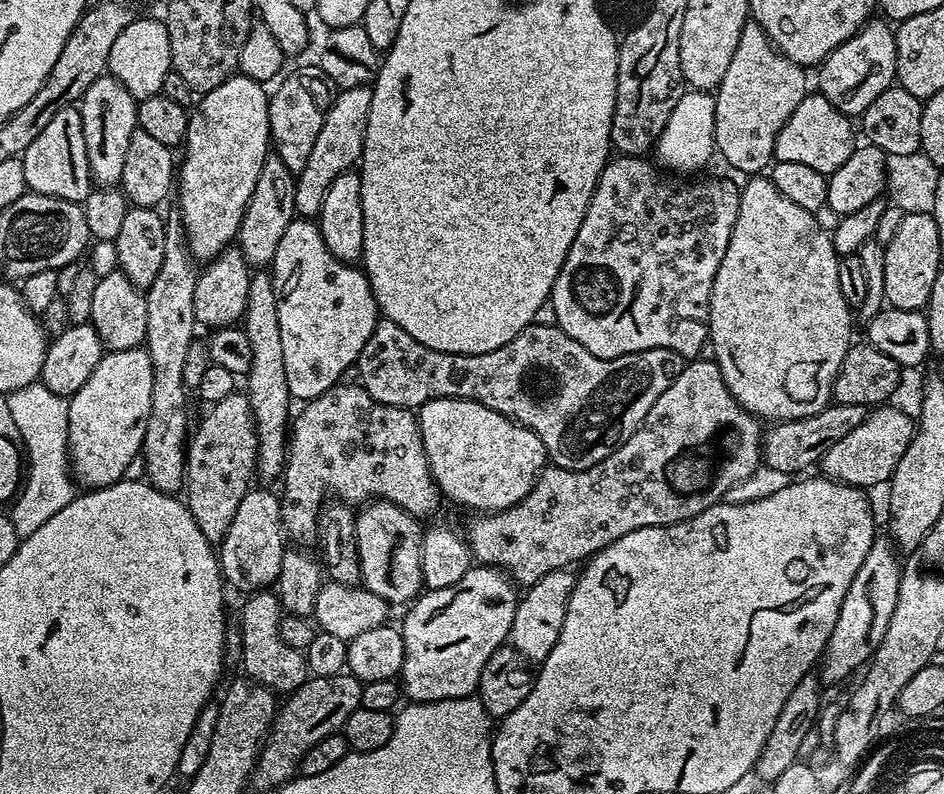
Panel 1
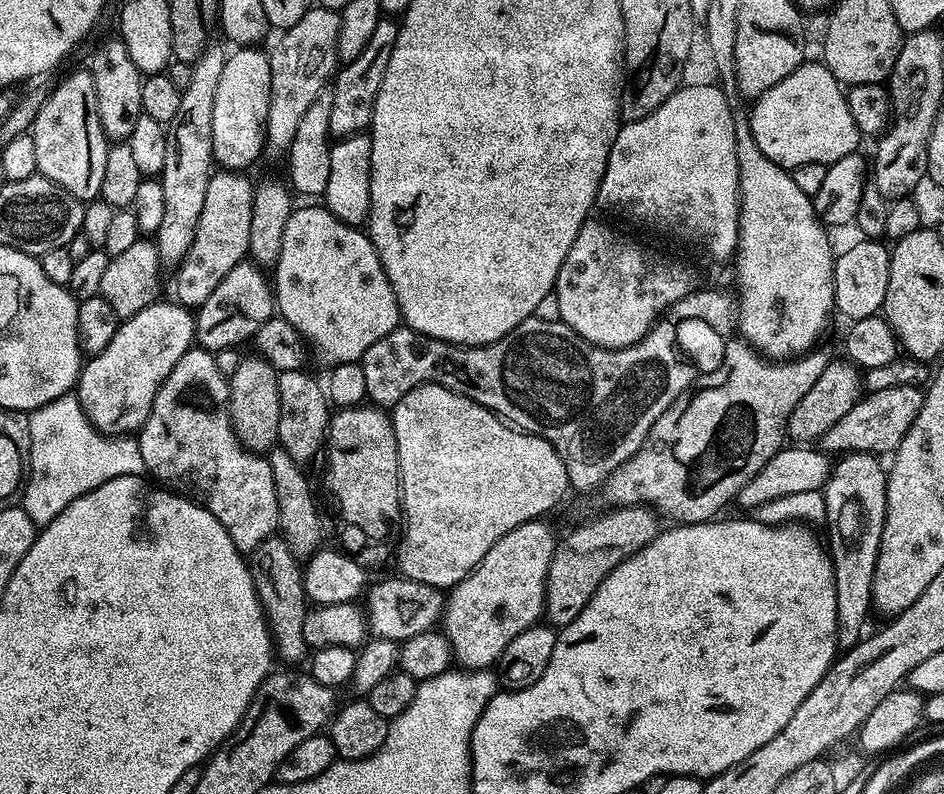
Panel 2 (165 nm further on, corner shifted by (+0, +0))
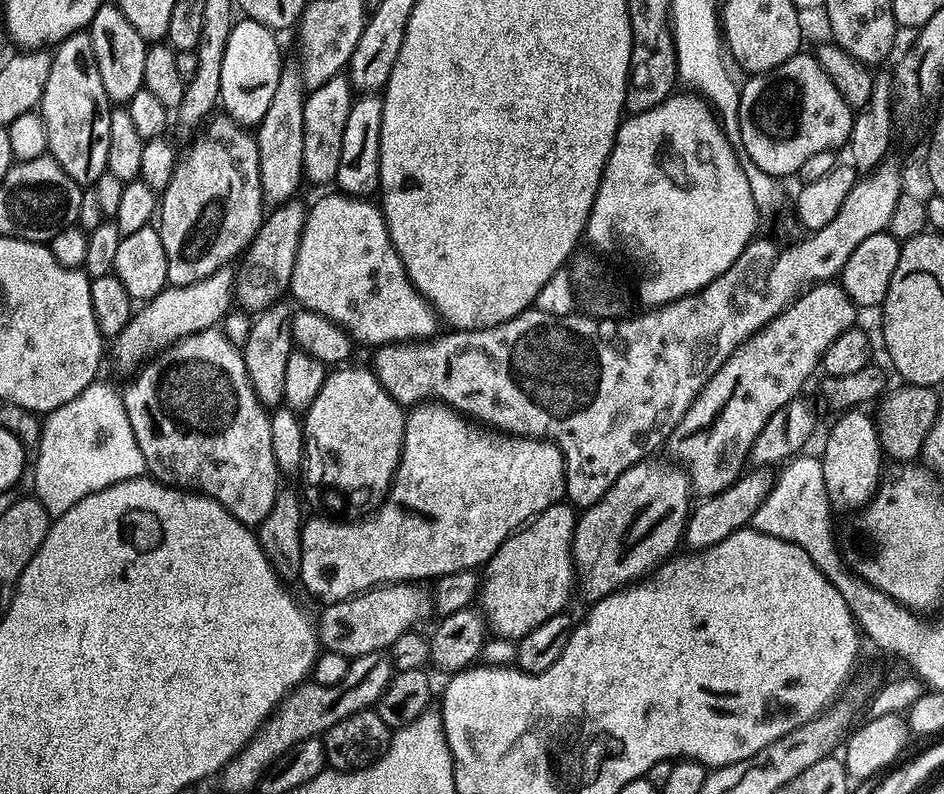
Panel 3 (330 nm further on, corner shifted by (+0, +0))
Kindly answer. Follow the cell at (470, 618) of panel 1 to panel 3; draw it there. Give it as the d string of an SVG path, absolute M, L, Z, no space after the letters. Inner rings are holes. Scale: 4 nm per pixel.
M571 503L552 504L508 536L488 559L488 576L486 572L482 584L482 615L495 635L519 642L530 630L538 630L542 622L569 607L568 599L577 583L576 565L572 562L577 515Z

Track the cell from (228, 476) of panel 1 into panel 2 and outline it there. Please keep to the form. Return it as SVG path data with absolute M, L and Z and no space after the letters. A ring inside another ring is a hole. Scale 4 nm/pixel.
M261 356L244 357L237 373L229 377L228 412L231 414L232 428L240 444L249 452L264 454L277 445L279 405L279 373Z

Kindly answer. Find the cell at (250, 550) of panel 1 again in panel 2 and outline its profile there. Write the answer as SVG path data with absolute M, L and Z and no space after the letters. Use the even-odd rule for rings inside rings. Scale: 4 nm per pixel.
M199 346L189 348L182 358L178 358L174 370L170 370L167 378L160 383L154 406L138 433L138 439L145 469L153 472L161 485L203 504L214 518L218 518L218 522L222 522L222 526L226 526L226 534L230 534L236 549L242 554L250 554L262 546L262 542L277 535L280 526L278 498L274 495L274 474L267 459L245 449L232 428L228 412L228 384L229 377L218 370L213 353Z

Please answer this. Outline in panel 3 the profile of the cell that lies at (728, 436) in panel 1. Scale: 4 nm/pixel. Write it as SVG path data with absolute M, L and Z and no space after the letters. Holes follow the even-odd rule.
M839 282L814 284L801 292L766 327L753 334L708 380L670 437L670 445L676 451L675 459L686 465L690 483L701 497L718 494L739 479L745 471L744 464L749 463L748 455L758 434L762 434L762 426L766 426L766 422L775 412L791 405L791 400L803 390L804 383L811 378L812 371L818 368L830 342L846 334L846 330L857 327L856 315L858 309L855 302Z

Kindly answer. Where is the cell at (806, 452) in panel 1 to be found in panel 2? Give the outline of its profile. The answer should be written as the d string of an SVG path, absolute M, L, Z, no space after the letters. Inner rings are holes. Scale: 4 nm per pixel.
M902 386L890 390L868 392L852 407L850 414L842 414L826 434L818 441L819 451L825 454L847 454L850 452L895 453L896 447L906 438L906 430L914 426L914 418L918 418L918 410L922 410L924 392L917 386Z

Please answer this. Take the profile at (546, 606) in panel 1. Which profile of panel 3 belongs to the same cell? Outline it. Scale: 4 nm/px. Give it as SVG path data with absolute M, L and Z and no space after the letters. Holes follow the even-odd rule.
M645 458L631 464L600 501L583 509L576 517L576 529L572 539L572 562L576 565L579 591L581 588L589 596L589 601L601 600L612 592L619 592L621 588L643 581L677 551L676 547L681 547L684 525L688 522L690 511L688 499L694 496L694 489L688 472L679 463L671 459L652 459L656 458Z

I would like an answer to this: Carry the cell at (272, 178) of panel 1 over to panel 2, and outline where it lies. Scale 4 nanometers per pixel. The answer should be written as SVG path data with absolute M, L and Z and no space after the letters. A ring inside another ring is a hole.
M313 6L294 26L279 33L280 41L270 48L270 106L264 123L263 155L276 160L287 157L294 142L294 133L320 92L329 87L338 68L336 39L340 29L340 14L334 8Z

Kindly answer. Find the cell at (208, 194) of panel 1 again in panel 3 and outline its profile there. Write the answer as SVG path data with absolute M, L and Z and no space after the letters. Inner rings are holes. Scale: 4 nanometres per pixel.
M247 18L237 19L230 30L222 58L220 104L227 115L245 126L259 125L266 110L270 110L282 67L280 44L276 36L273 29Z

